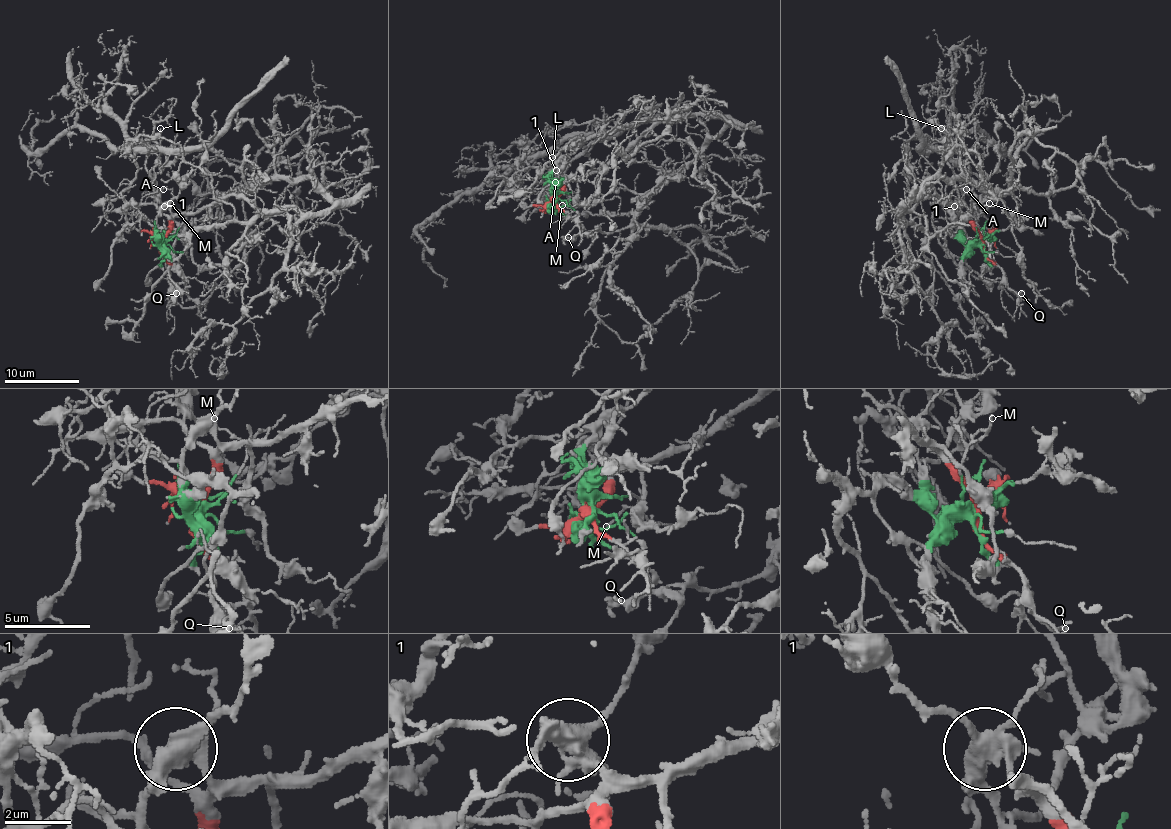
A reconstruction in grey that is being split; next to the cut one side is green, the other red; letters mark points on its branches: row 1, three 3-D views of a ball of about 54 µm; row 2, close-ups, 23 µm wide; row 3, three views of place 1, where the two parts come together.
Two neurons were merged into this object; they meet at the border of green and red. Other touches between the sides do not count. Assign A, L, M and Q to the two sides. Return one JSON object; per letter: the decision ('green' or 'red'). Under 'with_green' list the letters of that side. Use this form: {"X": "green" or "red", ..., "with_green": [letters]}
{"A": "green", "L": "red", "M": "green", "Q": "red", "with_green": ["A", "M"]}

